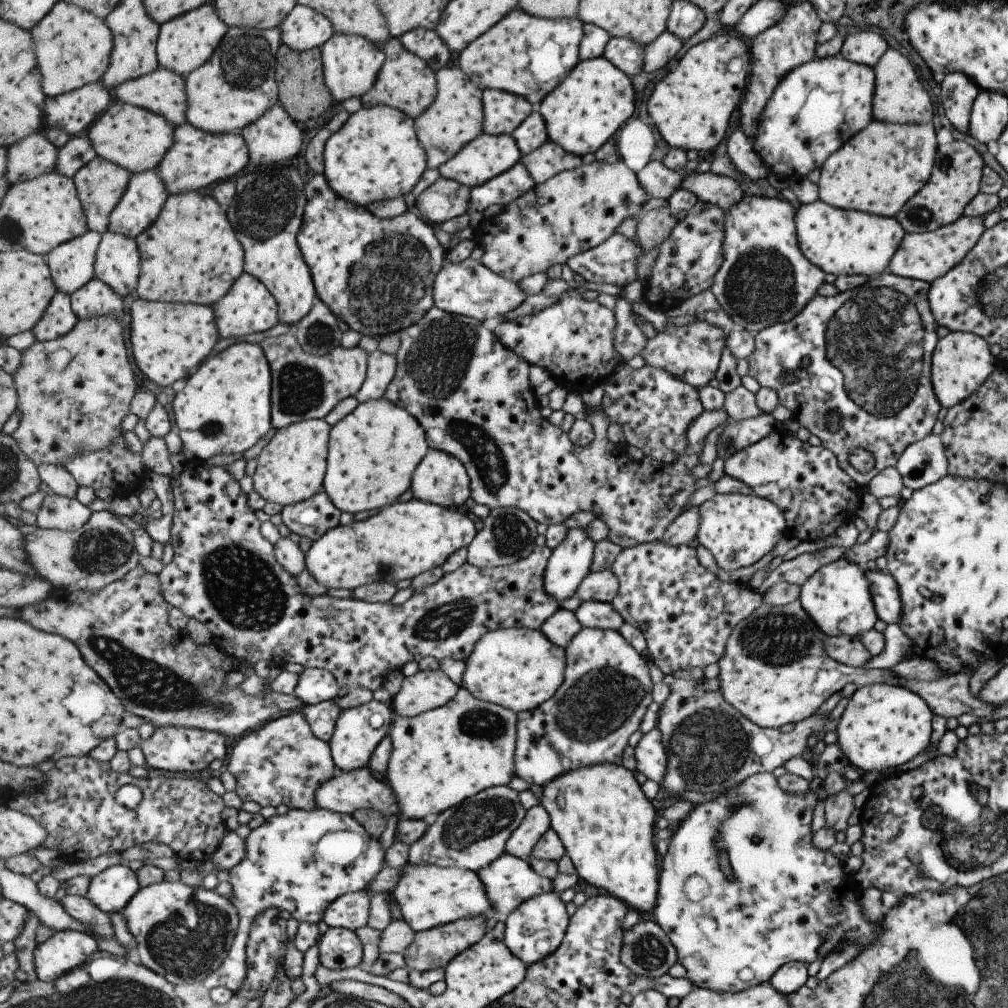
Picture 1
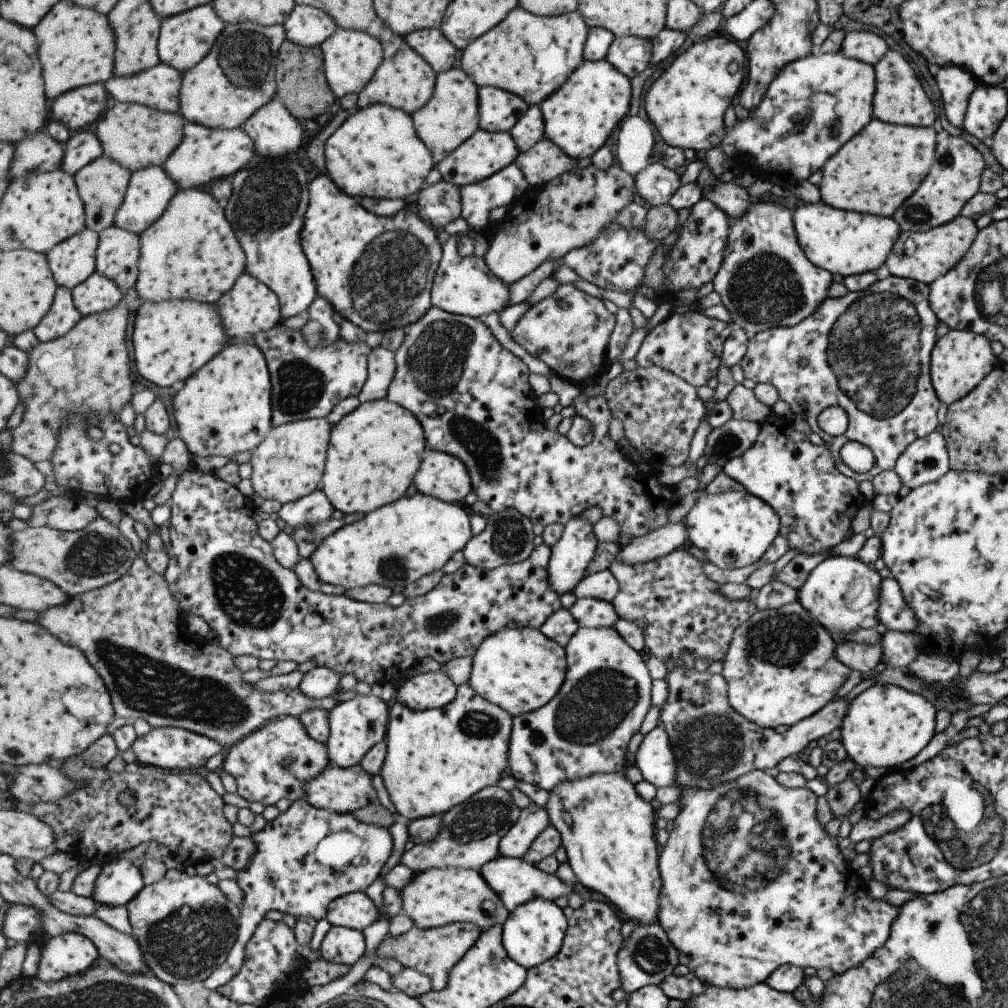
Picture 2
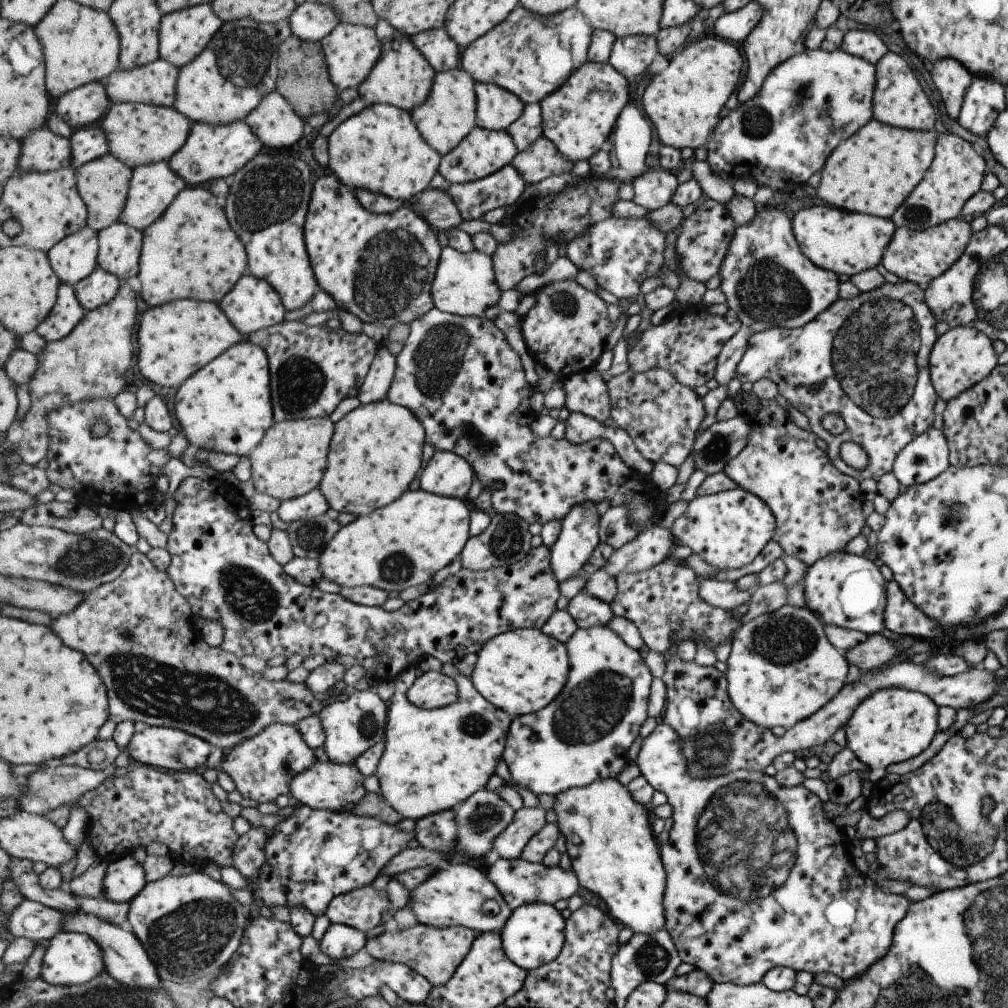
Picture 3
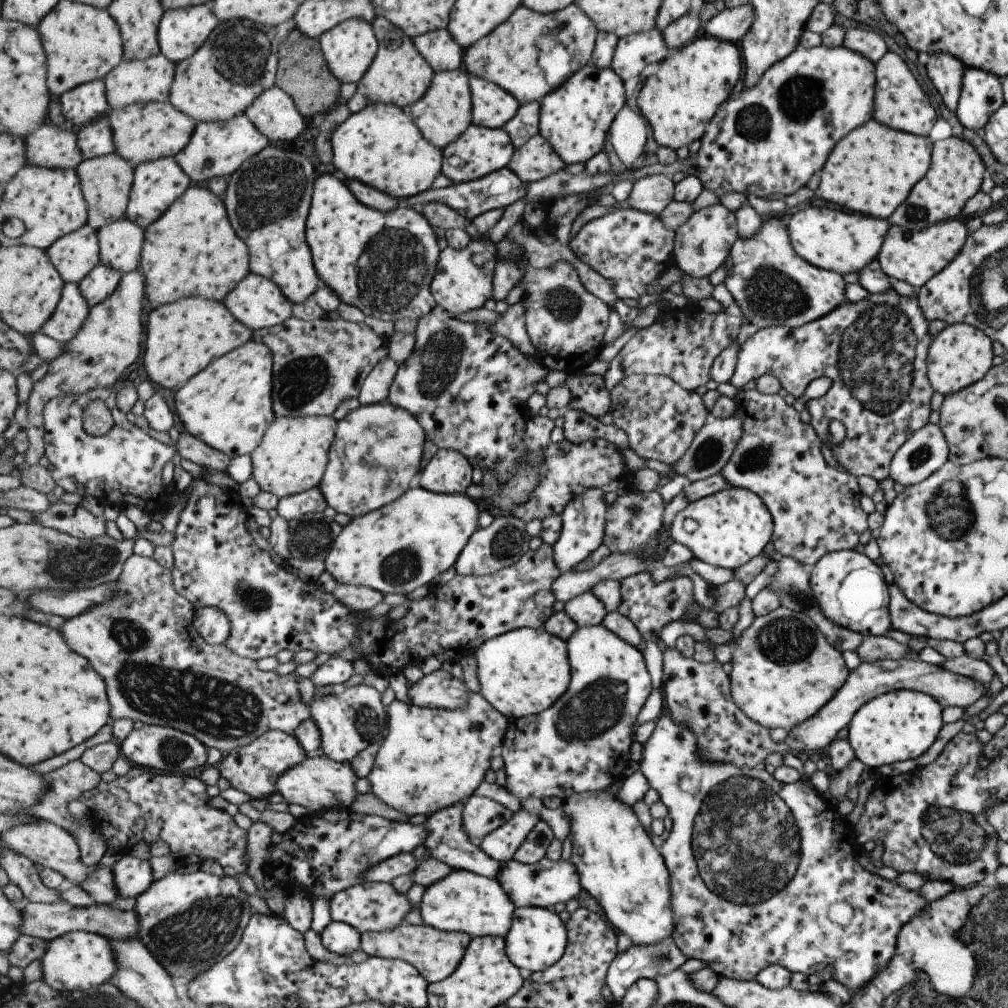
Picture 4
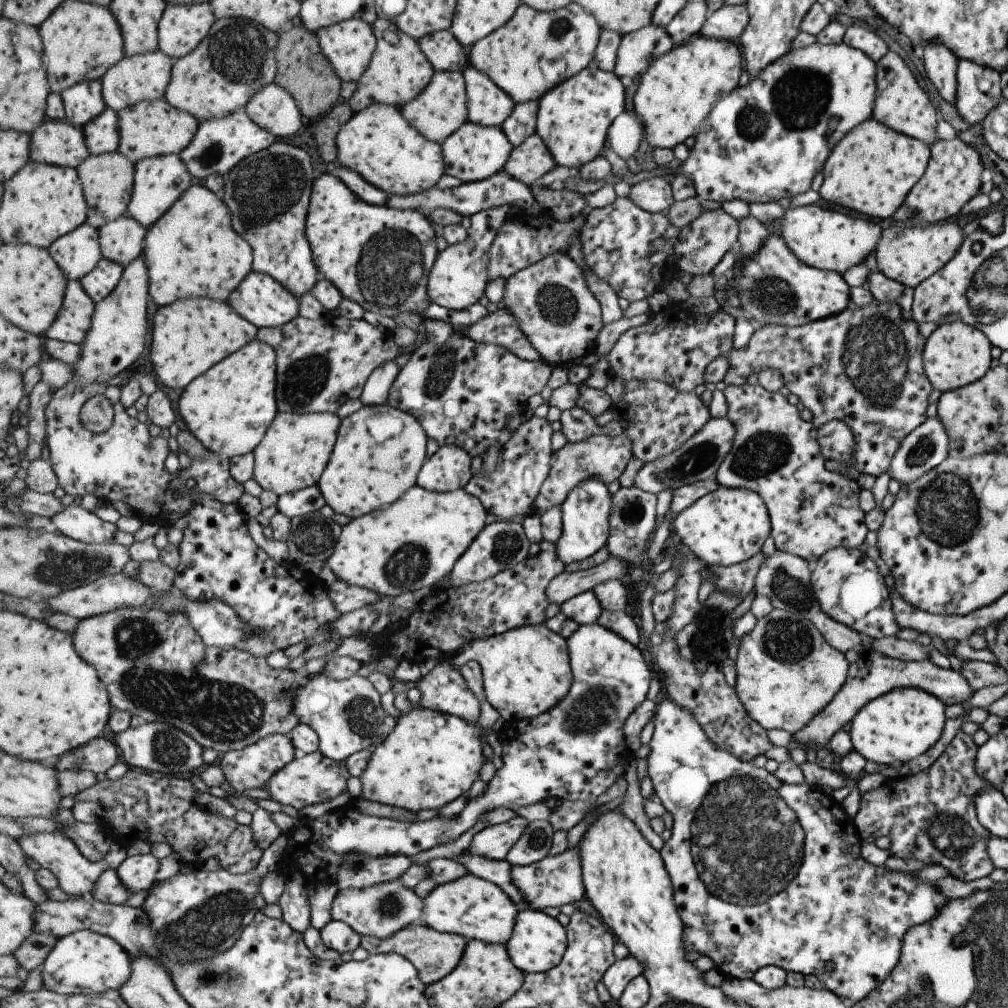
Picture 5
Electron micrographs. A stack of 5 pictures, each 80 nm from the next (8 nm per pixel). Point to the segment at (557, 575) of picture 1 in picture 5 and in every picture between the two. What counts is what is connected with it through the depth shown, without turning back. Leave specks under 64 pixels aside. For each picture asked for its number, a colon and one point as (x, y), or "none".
2: (571, 557)
3: (580, 536)
4: (584, 522)
5: (587, 511)

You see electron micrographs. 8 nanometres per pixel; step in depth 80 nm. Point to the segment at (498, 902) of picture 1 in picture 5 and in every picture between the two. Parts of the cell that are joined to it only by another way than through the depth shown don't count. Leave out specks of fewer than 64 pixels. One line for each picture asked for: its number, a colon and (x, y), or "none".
2: (518, 882)
3: (522, 883)
4: (548, 882)
5: (558, 879)

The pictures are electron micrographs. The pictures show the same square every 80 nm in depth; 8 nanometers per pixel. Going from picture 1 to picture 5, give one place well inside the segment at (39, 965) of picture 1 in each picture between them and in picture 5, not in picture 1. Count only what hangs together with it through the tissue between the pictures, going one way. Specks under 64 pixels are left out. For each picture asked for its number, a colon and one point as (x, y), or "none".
2: (69, 955)
3: (72, 958)
4: (81, 960)
5: (85, 962)

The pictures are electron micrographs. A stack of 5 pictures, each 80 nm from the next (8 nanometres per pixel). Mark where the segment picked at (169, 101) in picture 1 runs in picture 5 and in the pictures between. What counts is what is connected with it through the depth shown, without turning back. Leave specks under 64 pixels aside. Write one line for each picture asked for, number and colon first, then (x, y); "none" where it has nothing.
2: (159, 87)
3: (156, 83)
4: (135, 81)
5: (135, 79)

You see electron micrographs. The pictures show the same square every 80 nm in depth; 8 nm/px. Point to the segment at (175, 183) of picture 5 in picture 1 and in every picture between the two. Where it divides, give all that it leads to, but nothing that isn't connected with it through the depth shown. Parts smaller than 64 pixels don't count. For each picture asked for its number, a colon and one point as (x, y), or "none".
1: (140, 207)
2: (150, 191)
3: (155, 187)
4: (158, 184)

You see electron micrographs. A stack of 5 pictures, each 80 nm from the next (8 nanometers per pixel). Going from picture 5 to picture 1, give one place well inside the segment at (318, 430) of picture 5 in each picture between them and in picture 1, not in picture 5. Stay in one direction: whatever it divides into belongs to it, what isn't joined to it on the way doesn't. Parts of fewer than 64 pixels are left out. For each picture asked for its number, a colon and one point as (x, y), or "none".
1: (291, 469)
2: (290, 464)
3: (291, 461)
4: (293, 458)

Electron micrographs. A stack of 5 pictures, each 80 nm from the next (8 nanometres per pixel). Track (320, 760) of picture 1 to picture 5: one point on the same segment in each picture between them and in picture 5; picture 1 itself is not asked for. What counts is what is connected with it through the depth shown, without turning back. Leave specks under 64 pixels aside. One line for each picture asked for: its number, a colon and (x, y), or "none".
2: (276, 762)
3: (262, 768)
4: (255, 770)
5: (253, 767)

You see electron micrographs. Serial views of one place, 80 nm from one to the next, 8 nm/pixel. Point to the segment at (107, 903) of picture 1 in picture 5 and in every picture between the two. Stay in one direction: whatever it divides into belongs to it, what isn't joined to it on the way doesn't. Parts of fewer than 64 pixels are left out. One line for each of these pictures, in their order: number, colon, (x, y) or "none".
2: (121, 880)
3: (127, 878)
4: (134, 876)
5: (138, 873)

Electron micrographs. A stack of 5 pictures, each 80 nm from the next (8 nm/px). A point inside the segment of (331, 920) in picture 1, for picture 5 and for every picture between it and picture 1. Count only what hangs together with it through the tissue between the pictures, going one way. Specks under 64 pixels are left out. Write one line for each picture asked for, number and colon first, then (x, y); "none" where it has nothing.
2: (356, 910)
3: (364, 908)
4: (372, 907)
5: (381, 910)

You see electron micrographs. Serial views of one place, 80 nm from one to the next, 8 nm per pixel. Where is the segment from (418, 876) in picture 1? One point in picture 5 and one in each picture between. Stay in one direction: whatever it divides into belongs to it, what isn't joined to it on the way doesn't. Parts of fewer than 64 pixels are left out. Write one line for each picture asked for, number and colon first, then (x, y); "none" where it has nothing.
2: (438, 897)
3: (459, 894)
4: (467, 902)
5: (472, 907)

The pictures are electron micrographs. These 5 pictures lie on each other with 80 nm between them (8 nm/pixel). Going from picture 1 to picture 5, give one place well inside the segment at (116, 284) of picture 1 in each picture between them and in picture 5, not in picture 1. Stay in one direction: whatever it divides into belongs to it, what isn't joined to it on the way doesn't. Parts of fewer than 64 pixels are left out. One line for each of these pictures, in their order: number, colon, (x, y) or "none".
2: (118, 258)
3: (121, 245)
4: (121, 243)
5: (122, 241)

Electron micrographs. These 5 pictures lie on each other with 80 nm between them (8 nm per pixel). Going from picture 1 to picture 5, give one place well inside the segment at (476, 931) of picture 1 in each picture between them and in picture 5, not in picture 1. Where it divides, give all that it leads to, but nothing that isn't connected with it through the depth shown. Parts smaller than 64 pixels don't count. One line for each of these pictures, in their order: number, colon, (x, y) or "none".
2: (435, 952)
3: (435, 953)
4: (436, 954)
5: (435, 955)

